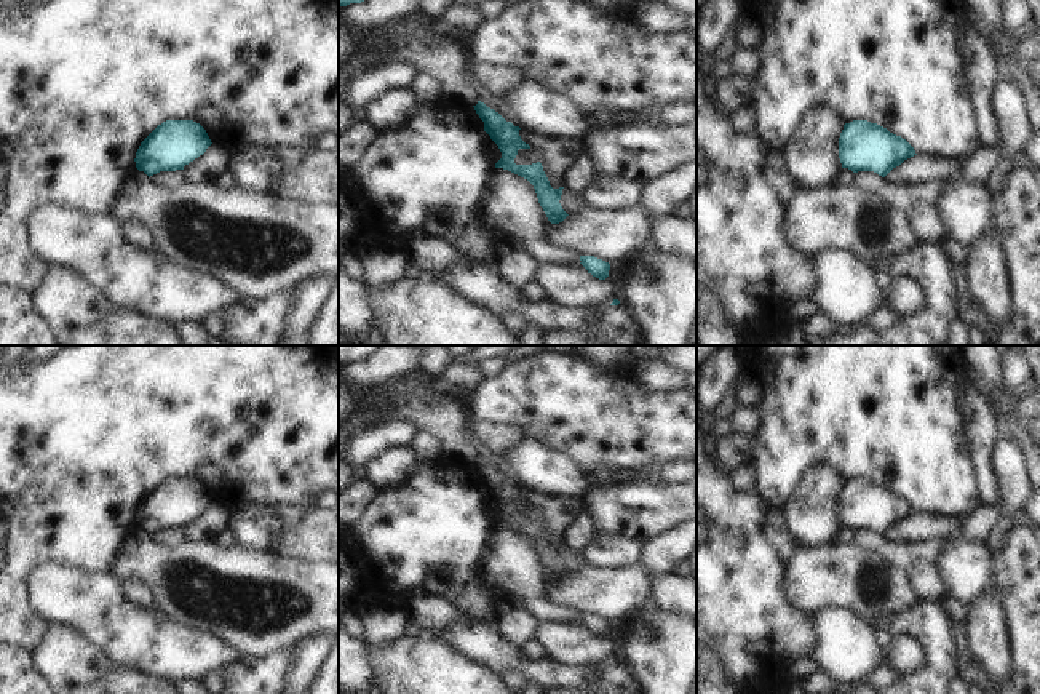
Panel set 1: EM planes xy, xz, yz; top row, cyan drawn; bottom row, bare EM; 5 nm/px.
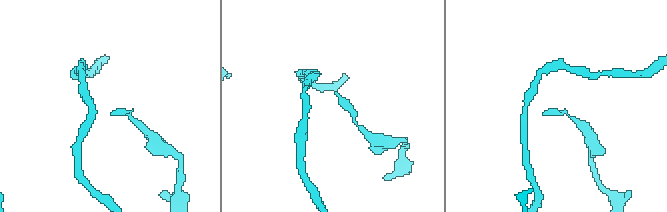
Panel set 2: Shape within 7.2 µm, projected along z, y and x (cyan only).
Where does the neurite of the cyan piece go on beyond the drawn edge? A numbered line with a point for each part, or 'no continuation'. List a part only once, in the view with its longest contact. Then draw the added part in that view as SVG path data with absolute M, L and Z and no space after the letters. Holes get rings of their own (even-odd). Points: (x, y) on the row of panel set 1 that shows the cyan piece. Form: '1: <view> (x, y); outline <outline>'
no continuation

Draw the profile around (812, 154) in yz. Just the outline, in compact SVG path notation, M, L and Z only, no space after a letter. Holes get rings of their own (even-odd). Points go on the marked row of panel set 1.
M815 107L802 118L784 147L786 170L805 190L836 184L842 163L839 138L844 122L826 107Z

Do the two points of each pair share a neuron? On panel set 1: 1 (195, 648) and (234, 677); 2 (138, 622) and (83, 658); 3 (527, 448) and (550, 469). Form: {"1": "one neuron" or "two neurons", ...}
{"1": "two neurons", "2": "two neurons", "3": "one neuron"}

